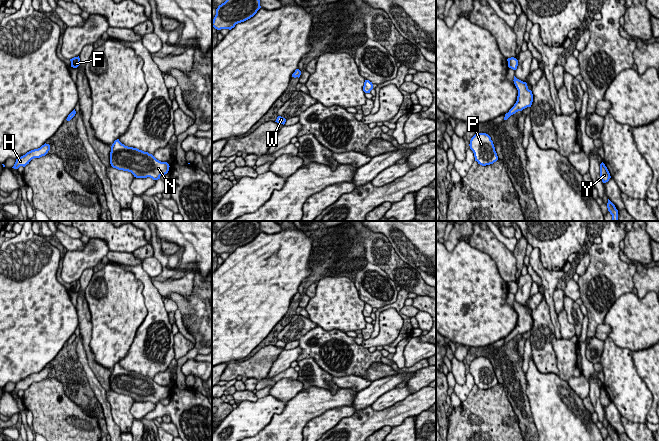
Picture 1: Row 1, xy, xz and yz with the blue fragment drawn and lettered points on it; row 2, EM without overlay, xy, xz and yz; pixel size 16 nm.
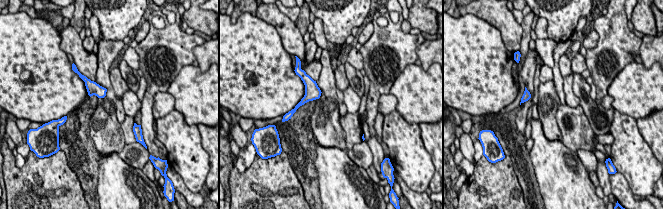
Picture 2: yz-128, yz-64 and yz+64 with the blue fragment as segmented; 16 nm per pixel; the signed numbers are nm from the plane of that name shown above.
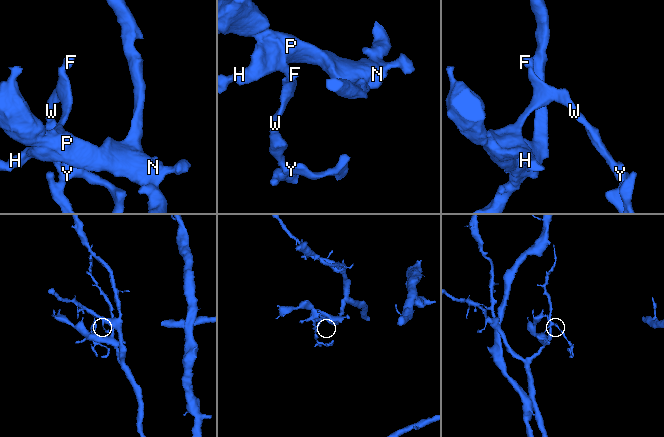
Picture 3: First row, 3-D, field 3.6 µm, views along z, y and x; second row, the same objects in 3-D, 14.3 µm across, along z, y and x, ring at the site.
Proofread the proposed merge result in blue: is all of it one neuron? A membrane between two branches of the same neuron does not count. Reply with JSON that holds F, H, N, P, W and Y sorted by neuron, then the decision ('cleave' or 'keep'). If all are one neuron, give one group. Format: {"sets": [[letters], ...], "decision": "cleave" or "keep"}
{"sets": [["F", "H", "N", "P", "W", "Y"]], "decision": "keep"}

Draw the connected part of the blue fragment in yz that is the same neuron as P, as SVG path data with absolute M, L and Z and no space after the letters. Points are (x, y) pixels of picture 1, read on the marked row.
M475 133L469 146L474 153L475 161L482 166L493 164L498 160L493 141L486 133Z

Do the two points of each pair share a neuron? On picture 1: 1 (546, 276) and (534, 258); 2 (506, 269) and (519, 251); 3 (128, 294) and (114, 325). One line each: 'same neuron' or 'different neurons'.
1: same neuron
2: different neurons
3: same neuron

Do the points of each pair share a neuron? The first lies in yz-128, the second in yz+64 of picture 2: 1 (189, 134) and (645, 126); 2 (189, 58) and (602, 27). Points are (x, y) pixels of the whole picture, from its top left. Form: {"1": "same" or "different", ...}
{"1": "different", "2": "same"}

